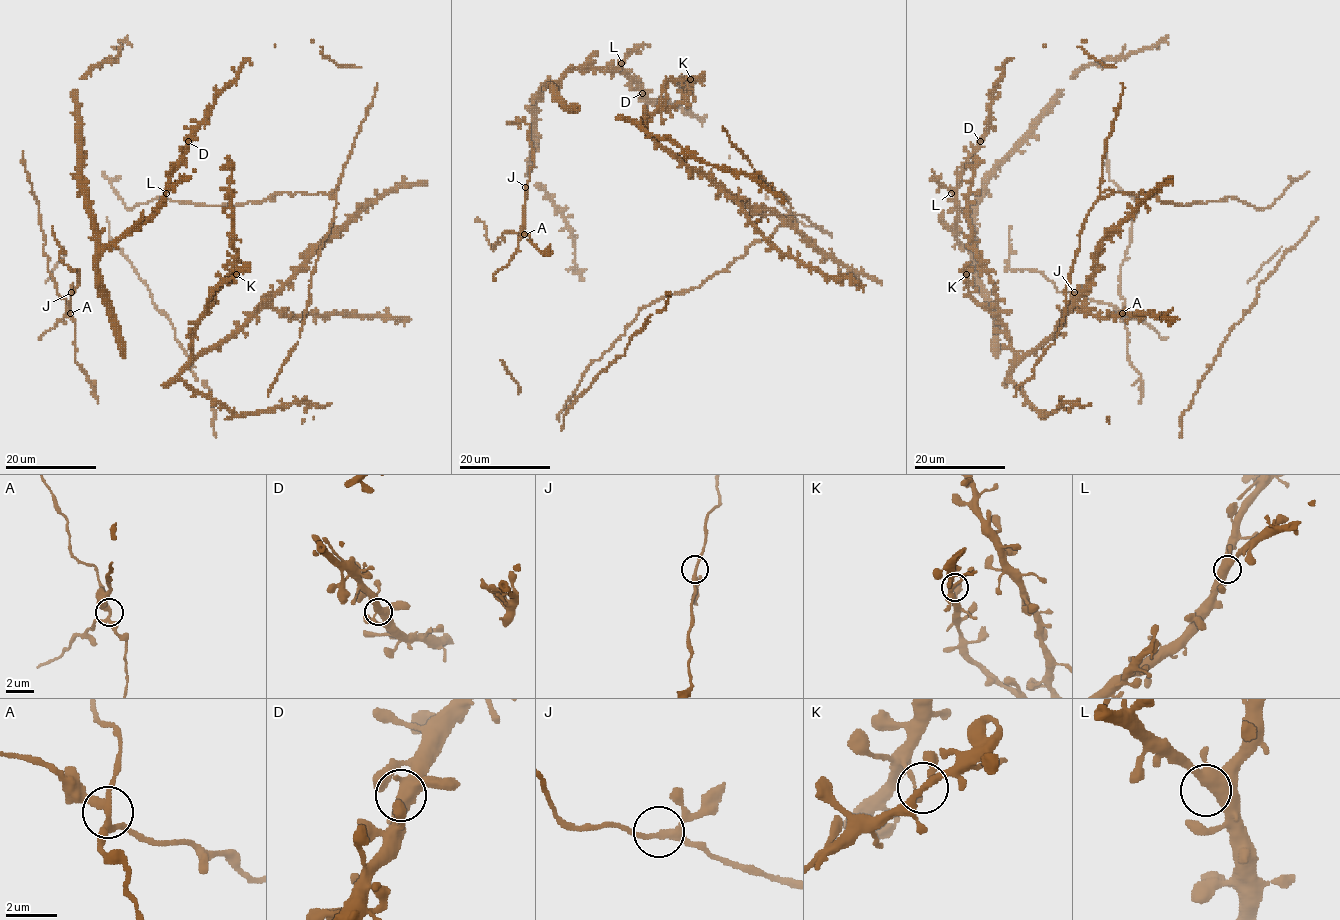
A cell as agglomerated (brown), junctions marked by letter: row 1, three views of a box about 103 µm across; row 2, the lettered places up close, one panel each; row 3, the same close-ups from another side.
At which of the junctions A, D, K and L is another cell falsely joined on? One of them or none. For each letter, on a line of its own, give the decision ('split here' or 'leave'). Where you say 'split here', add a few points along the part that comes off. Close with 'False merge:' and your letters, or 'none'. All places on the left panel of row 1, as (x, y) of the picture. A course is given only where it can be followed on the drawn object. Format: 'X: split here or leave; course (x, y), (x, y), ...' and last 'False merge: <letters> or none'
A: split here; course (70, 313), (66, 309), (71, 294), (79, 283), (79, 272), (60, 258), (61, 246), (52, 227)
D: leave
K: leave
L: leave
False merge: A

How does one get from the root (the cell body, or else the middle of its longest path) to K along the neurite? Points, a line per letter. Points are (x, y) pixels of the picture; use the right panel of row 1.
K: (1050, 336), (1040, 346), (1019, 356), (1012, 347), (1006, 326), (971, 296), (966, 274)

